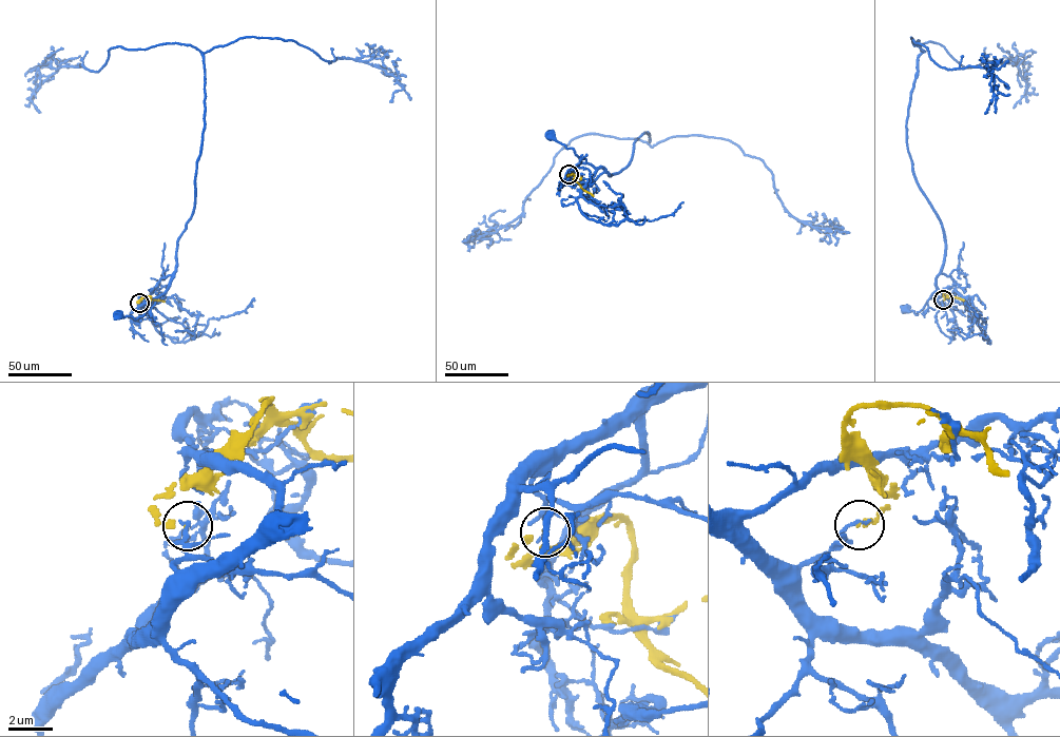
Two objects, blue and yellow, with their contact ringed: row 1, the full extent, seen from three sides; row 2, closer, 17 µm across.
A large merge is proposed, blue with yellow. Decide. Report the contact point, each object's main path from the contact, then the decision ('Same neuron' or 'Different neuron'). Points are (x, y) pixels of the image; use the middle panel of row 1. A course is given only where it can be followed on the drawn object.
Place: (569, 174). Course of blue: (569, 174), (579, 158), (572, 148), (548, 135). Course of yellow: (569, 174), (574, 174), (576, 182), (593, 196). Different neuron

